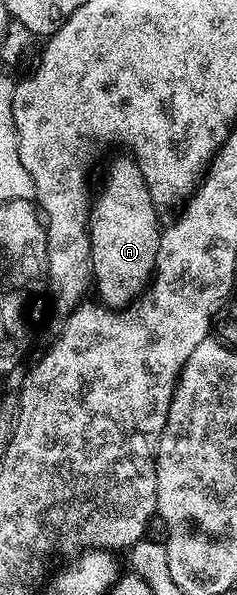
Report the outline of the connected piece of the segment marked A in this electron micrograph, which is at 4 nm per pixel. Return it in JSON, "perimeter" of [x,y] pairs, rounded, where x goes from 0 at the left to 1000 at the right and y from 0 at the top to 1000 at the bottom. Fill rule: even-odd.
{"perimeter":[[[565,264],[502,266],[451,286],[451,301],[418,319],[418,328],[397,328],[376,346],[367,368],[367,388],[384,405],[384,457],[392,462],[392,487],[414,506],[447,514],[460,508],[485,508],[485,521],[511,521],[553,513],[608,487],[620,486],[654,457],[637,445],[637,434],[662,437],[671,422],[671,380],[675,355],[654,345],[646,329],[612,309],[612,296],[595,289],[586,274]]]}

